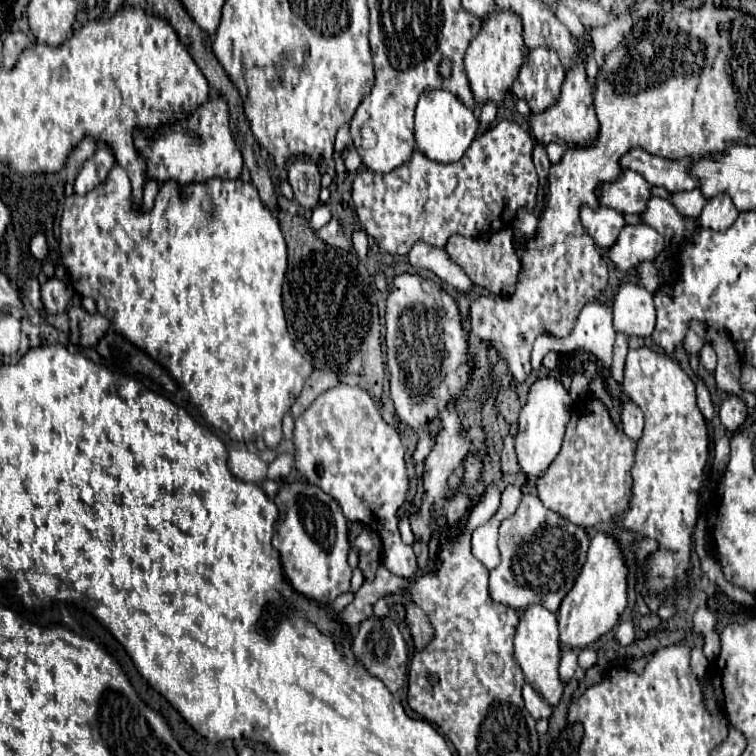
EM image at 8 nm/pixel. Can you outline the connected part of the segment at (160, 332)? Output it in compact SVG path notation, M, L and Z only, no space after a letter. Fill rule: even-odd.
M113 165L107 179L99 183L93 191L89 191L87 195L67 197L63 219L60 223L59 251L61 251L61 263L67 267L73 289L83 297L93 297L97 303L97 313L107 317L117 333L121 333L125 339L135 343L139 349L147 351L151 359L155 359L161 367L167 369L167 373L177 381L177 385L181 385L189 393L193 407L205 417L207 423L225 431L233 441L239 441L239 443L251 443L261 435L269 449L275 449L279 445L283 437L281 419L291 409L291 403L295 401L295 397L301 393L303 383L313 371L313 367L295 351L293 341L287 335L283 299L281 299L281 285L285 279L285 265L287 265L285 239L283 239L277 217L261 203L259 193L251 183L243 183L241 179L231 181L231 179L215 177L215 179L209 179L207 183L189 183L187 187L179 187L179 183L167 181L159 189L153 209L145 213L141 211L141 207L133 209L129 177L123 171L123 167ZM207 205L213 205L211 217L205 211Z

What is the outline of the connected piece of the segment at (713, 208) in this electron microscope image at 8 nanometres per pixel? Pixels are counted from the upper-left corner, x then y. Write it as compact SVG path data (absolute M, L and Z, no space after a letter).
M719 193L703 207L699 215L699 225L709 227L713 231L727 231L735 223L737 215L739 211L733 205L731 197L727 193Z

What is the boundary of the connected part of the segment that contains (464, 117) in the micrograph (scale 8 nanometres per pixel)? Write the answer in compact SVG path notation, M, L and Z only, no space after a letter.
M425 91L415 109L415 143L431 161L437 163L455 163L469 149L477 131L477 119L473 113L449 91Z

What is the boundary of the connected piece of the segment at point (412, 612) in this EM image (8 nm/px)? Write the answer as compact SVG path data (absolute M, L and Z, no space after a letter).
M407 603L407 621L415 639L415 649L421 651L433 637L433 629L427 621L427 615L415 603Z

